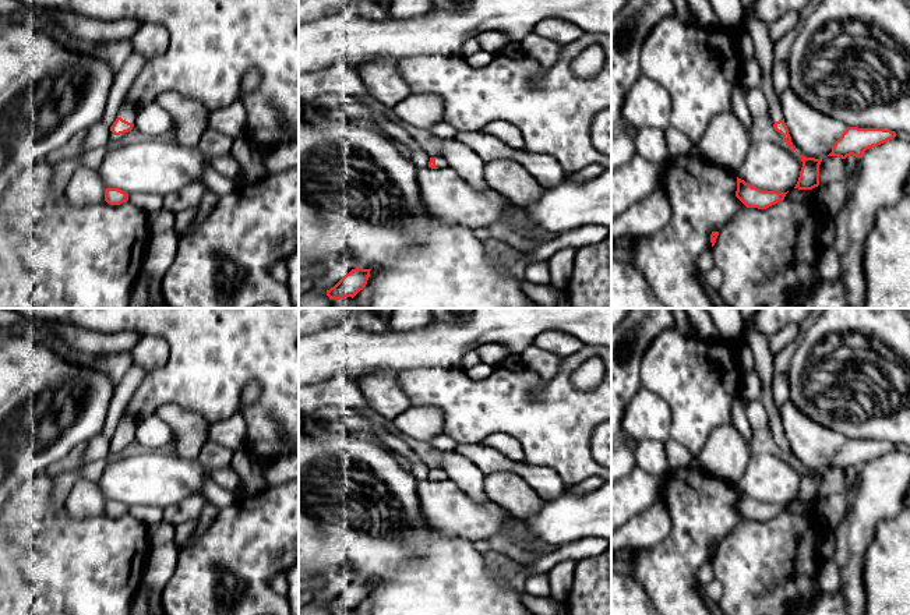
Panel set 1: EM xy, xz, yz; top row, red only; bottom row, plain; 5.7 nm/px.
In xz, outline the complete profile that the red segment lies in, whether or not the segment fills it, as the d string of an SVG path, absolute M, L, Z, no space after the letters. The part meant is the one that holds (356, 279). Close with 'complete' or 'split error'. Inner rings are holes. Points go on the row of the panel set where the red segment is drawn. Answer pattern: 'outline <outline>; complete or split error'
outline M356 268L346 273L334 287L327 290L329 300L355 297L367 284L371 269Z; complete

